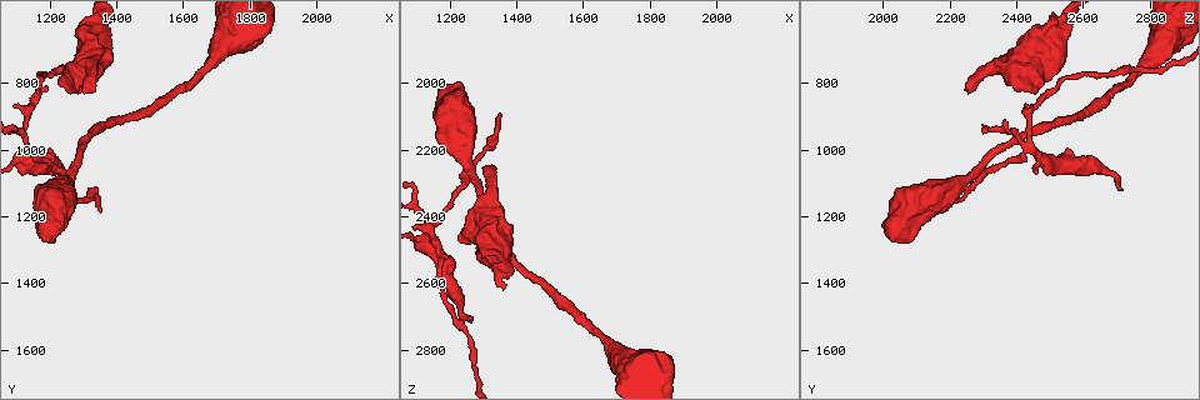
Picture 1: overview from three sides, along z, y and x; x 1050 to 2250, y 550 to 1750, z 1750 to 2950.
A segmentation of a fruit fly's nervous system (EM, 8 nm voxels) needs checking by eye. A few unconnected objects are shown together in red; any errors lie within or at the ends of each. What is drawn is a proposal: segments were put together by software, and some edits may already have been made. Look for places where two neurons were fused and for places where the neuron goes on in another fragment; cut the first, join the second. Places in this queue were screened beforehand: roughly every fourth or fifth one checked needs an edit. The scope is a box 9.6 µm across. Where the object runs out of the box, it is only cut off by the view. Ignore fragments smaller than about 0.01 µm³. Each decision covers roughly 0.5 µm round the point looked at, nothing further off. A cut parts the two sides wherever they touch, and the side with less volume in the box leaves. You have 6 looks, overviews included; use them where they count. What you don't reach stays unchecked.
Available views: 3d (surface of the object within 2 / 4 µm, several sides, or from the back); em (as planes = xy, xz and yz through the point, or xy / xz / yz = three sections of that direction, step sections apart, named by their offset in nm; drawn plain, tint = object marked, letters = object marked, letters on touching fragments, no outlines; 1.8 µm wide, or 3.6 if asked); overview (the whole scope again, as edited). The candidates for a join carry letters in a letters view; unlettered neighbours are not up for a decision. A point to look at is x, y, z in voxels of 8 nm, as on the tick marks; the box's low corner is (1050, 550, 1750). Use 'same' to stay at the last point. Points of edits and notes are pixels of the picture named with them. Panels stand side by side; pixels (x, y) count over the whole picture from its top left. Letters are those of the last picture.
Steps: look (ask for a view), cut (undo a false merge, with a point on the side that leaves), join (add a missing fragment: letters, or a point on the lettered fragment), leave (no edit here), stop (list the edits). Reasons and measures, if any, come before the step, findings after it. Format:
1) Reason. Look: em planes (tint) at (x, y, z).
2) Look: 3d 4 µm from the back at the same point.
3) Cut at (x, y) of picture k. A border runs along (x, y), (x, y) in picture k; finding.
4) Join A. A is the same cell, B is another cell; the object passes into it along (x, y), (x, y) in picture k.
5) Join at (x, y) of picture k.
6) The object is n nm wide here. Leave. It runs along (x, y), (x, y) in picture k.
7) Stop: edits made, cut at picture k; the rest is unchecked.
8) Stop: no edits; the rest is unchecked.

Four or more arms meet. Look: 3d 2 µm from the back at (1260, 1070, 2280).

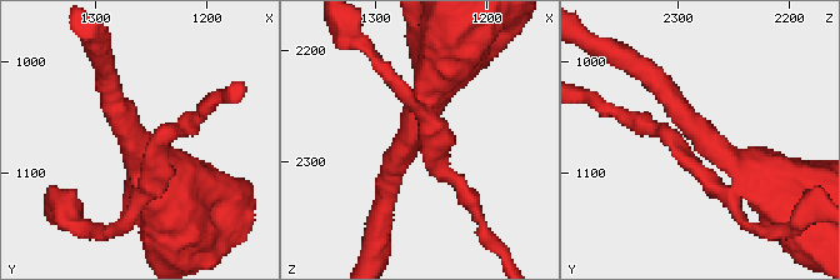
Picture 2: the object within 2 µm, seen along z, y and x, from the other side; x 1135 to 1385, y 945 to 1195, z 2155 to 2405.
4 arms meet here; shape alone is not enough. Look: em planes (tint) at (1264, 1076, 2276).

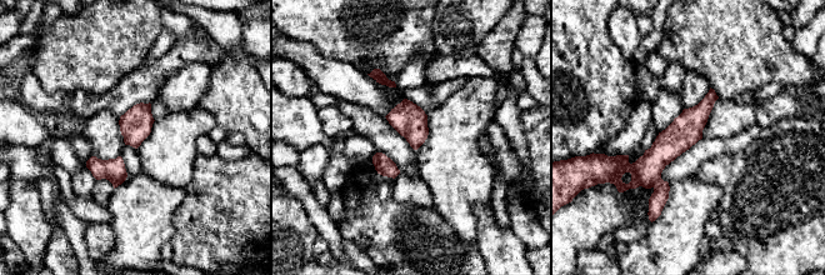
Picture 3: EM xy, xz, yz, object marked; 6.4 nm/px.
Look: em planes (letters) at the same point.

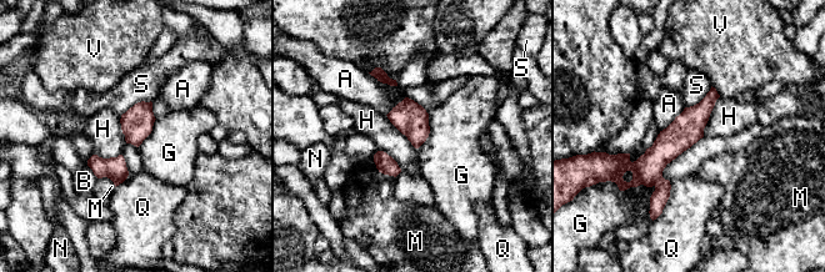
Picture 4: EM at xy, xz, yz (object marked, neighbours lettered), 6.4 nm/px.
The longest contact is with H, 280 nm. Cut at (661, 194) of picture 4. A, B, G, H, M, N, Q, S and V are other cells; a border runs along (663, 177), (654, 185) in picture 4; two neurons meet here.

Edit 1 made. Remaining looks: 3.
Branch stops here. Look: em xz step 16 (tint) at (1300, 830, 2260).

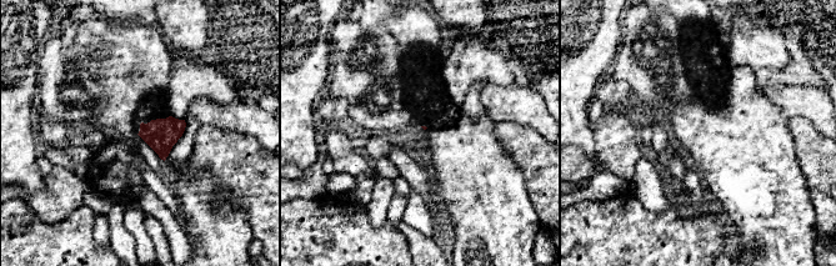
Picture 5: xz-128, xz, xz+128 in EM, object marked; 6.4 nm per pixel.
Another direction. Look: em planes (letters) at the same point.

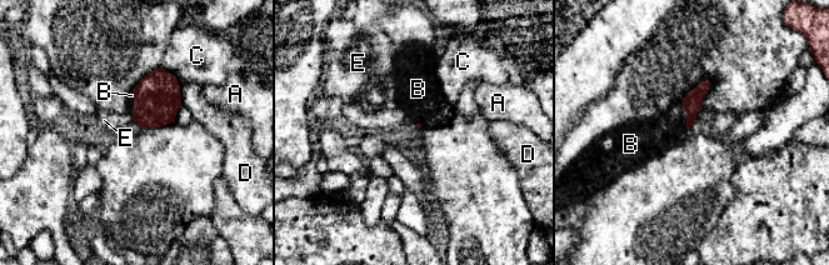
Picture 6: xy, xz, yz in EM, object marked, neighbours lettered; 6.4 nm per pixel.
Join B. B is the same cell, A, C, D and E are other cells; the object passes into it along (692, 104), (685, 111), (657, 134) in picture 6; it goes on there.

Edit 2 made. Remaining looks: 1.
Stop: edits made, cut at picture 4, join at picture 6; the rest is unchecked.

